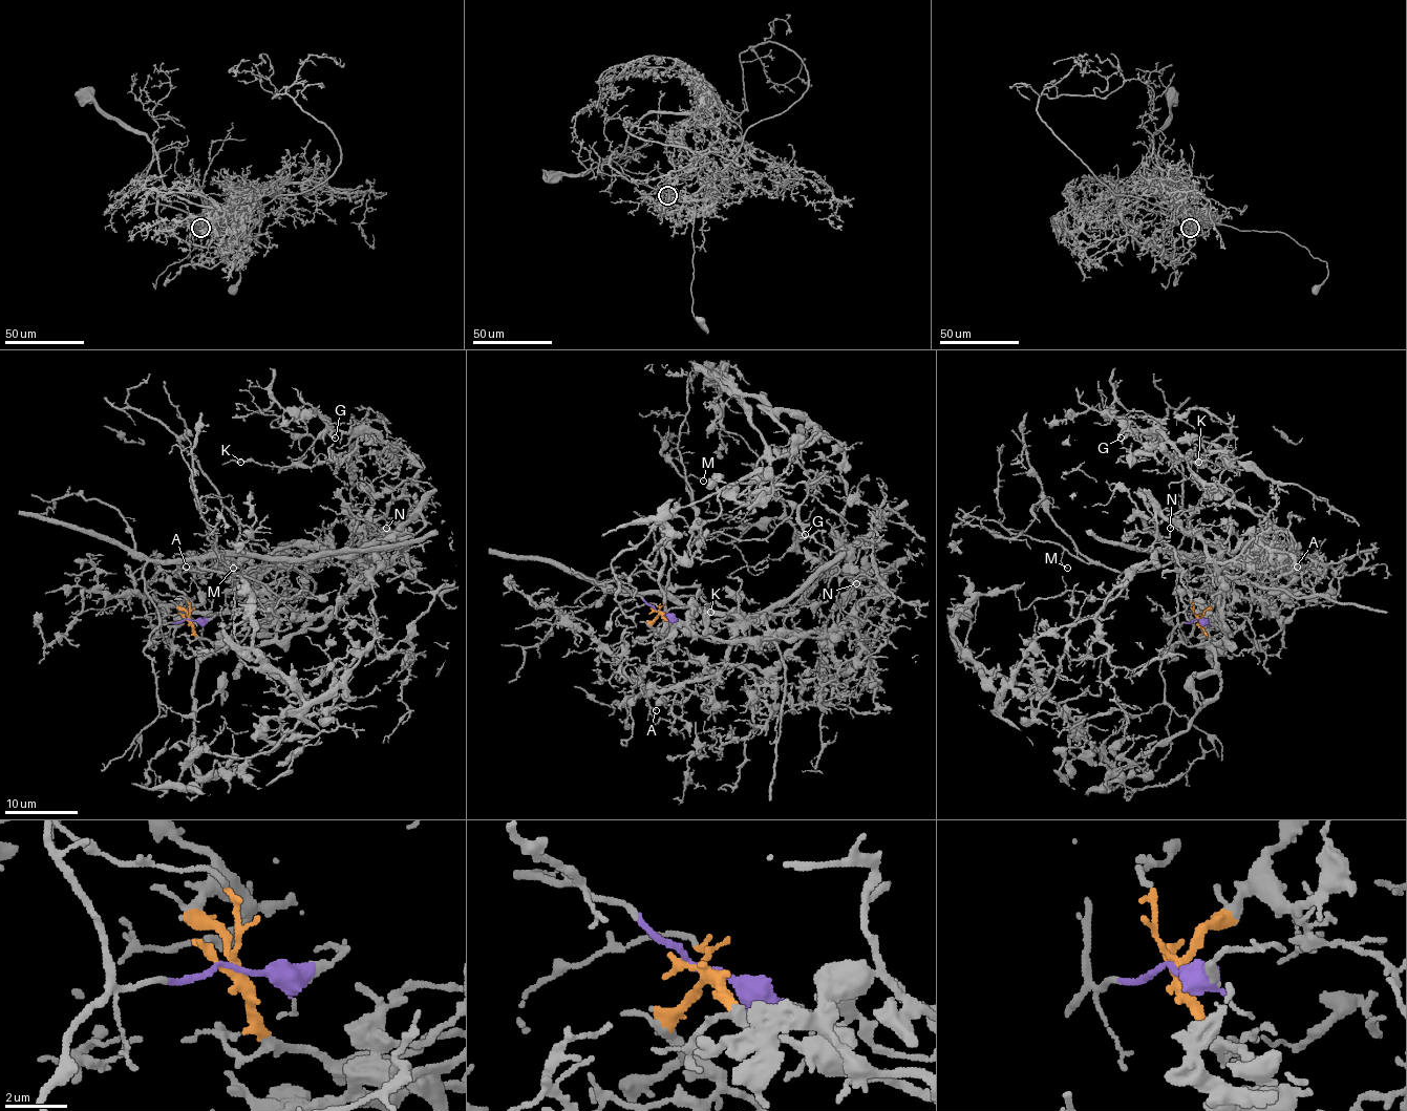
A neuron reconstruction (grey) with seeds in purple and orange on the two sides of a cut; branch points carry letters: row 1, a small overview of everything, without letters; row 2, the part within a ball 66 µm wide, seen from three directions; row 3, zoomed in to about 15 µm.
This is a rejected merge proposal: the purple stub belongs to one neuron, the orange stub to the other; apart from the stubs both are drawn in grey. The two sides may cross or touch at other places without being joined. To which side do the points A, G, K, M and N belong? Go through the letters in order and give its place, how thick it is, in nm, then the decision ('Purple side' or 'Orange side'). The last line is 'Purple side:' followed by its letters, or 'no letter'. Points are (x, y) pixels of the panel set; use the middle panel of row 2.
A: Place: (656, 710). Thickness 140 nm. Orange side
G: Place: (805, 534). Thickness 190 nm. Orange side
K: Place: (710, 612). Thickness 90 nm. Orange side
M: Place: (703, 481). Thickness 70 nm. Purple side
N: Place: (856, 583). Thickness 100 nm. Orange side
Purple side: M

